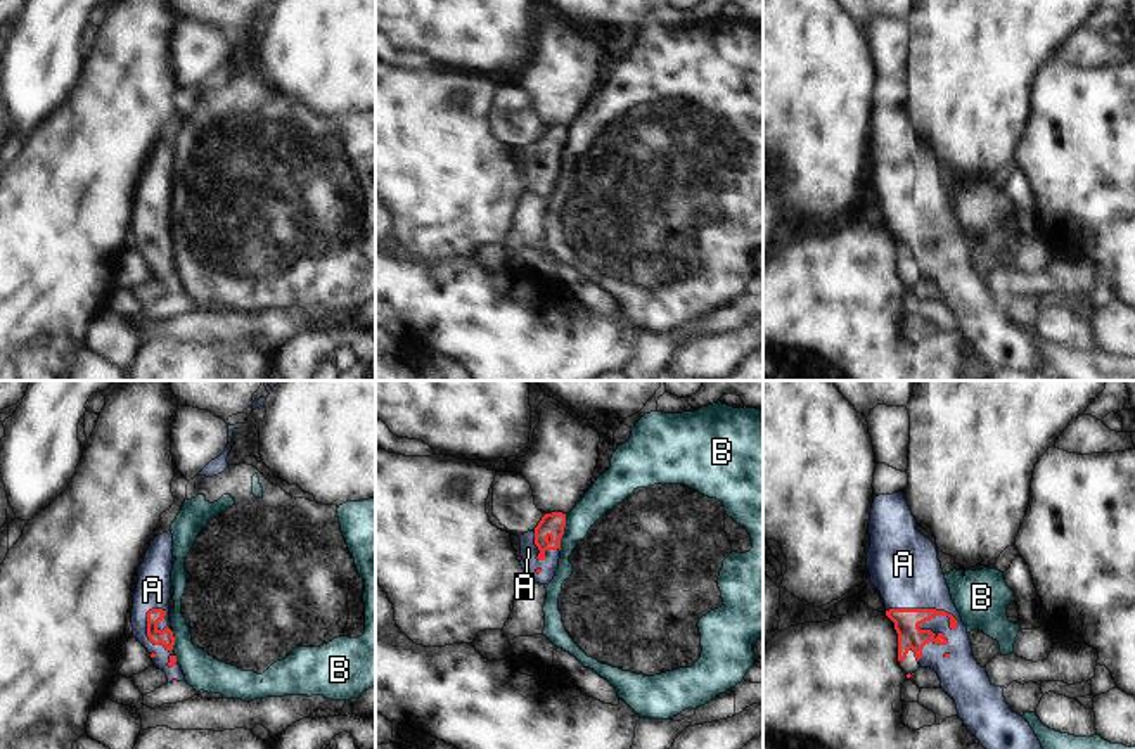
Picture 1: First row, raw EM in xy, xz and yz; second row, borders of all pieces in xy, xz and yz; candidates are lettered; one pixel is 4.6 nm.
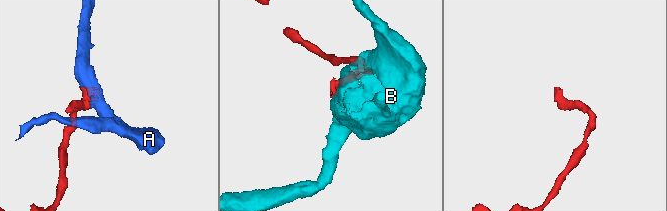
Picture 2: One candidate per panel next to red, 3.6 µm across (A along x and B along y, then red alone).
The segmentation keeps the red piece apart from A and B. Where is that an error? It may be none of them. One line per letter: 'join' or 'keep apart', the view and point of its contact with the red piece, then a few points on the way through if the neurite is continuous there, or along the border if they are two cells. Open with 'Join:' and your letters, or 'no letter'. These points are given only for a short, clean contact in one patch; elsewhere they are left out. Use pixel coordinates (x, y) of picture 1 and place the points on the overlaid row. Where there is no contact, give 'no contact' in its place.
Join: A
A: join | yz (924, 609) | across yz (907, 621), (912, 621), (924, 609), (904, 564)
B: keep apart | xz (563, 533)

